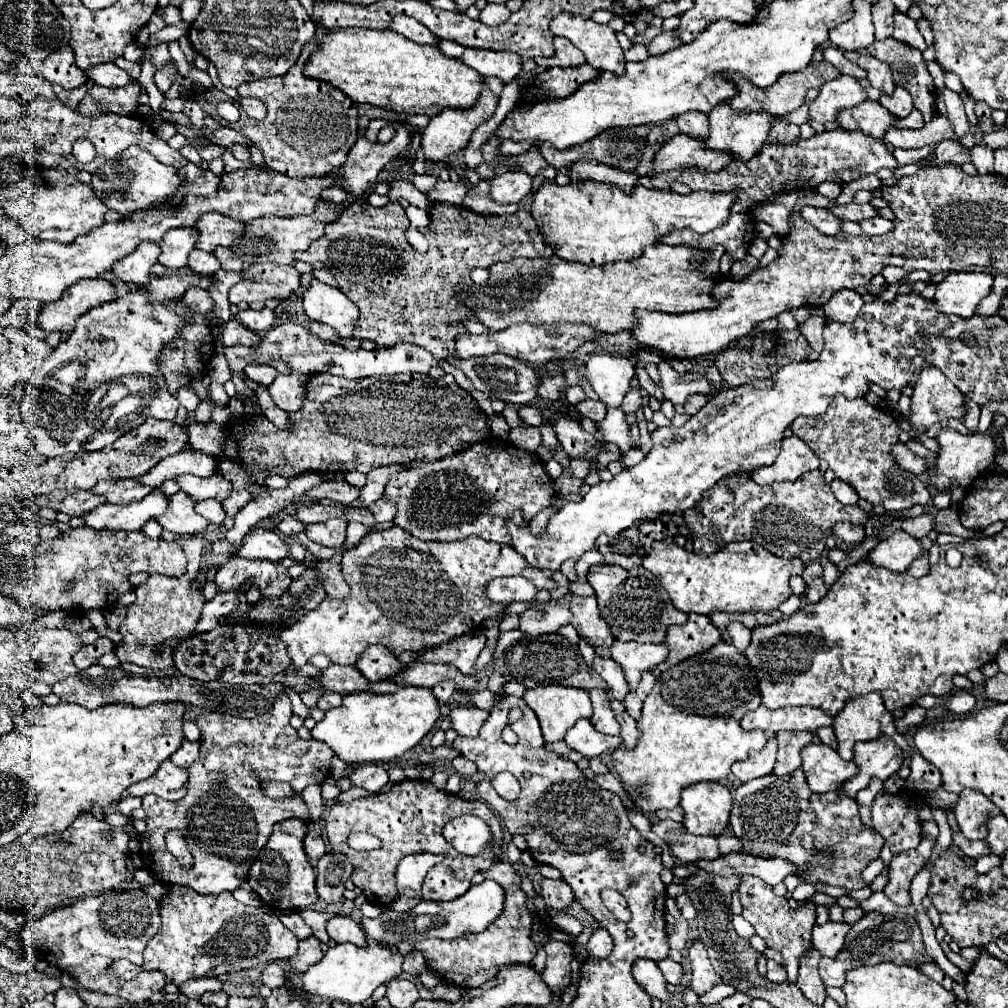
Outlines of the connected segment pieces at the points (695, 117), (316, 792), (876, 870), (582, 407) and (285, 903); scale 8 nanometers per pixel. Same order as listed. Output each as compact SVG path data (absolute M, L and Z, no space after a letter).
M686 112L676 118L676 124L682 134L688 134L696 140L708 138L708 116L698 112Z
M308 786L304 792L302 792L302 798L310 810L310 822L316 822L322 814L322 804L324 804L324 798L320 794L320 786Z
M880 858L872 860L872 862L862 870L862 878L864 878L864 882L866 882L866 884L870 884L870 882L872 882L880 872L882 872L882 866L884 866L884 864L882 864L882 860L880 860Z
M582 400L576 404L576 410L580 410L580 414L584 418L590 418L594 422L600 422L606 416L606 404L604 402L594 402L594 400Z
M292 818L286 822L278 822L274 826L270 840L260 850L254 866L250 868L248 874L250 888L258 894L262 904L276 914L310 908L318 900L316 886L314 886L314 868L308 860L308 854L304 852L306 832L308 832L308 824L304 820Z

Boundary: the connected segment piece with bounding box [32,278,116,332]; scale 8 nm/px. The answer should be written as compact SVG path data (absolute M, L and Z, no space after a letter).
M104 278L80 280L74 286L66 288L66 294L58 302L50 302L44 306L40 318L32 322L46 332L70 332L74 330L74 322L86 314L86 310L100 306L104 302L112 302L116 298L116 286Z

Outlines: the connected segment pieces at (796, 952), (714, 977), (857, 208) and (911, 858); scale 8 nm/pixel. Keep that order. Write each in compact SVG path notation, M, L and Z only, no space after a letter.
M744 874L738 876L740 884L738 884L738 896L742 902L742 916L754 926L756 934L760 934L760 938L766 942L768 948L776 950L782 954L784 958L784 968L788 972L788 980L794 982L796 974L798 974L798 958L810 948L810 934L812 934L812 926L814 926L814 918L816 918L816 904L814 902L806 902L800 908L790 908L786 898L780 898L772 892L772 886L768 886L766 882L762 882L756 876Z
M694 940L692 942L692 946L688 948L688 958L690 958L690 966L692 966L690 988L698 996L704 996L716 984L722 984L722 978L712 968L712 962L710 962L710 958L706 954L706 946L700 940Z
M850 202L846 206L834 204L834 206L830 206L830 212L838 214L838 218L842 218L842 220L854 220L854 222L876 216L876 208L872 208L870 204L854 204L854 202Z
M922 838L918 848L902 852L892 858L888 874L890 880L884 888L884 894L896 906L910 906L910 882L916 876L916 872L924 866L924 862L930 858L934 844L936 844L934 838Z

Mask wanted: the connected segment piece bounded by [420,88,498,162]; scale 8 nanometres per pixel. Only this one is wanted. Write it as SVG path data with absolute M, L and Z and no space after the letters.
M484 88L482 94L480 94L480 98L478 98L478 102L476 102L476 106L472 106L472 108L468 108L468 110L456 110L456 108L446 108L446 110L442 110L438 116L434 116L434 118L430 120L430 124L426 126L426 130L424 130L424 134L422 134L422 144L420 144L420 148L422 148L422 152L424 152L424 158L430 160L430 162L442 162L444 158L448 158L450 154L454 154L456 150L466 148L472 132L474 132L484 120L488 120L488 118L494 114L496 104L498 104L498 96L496 96L494 92L490 92L488 88Z

